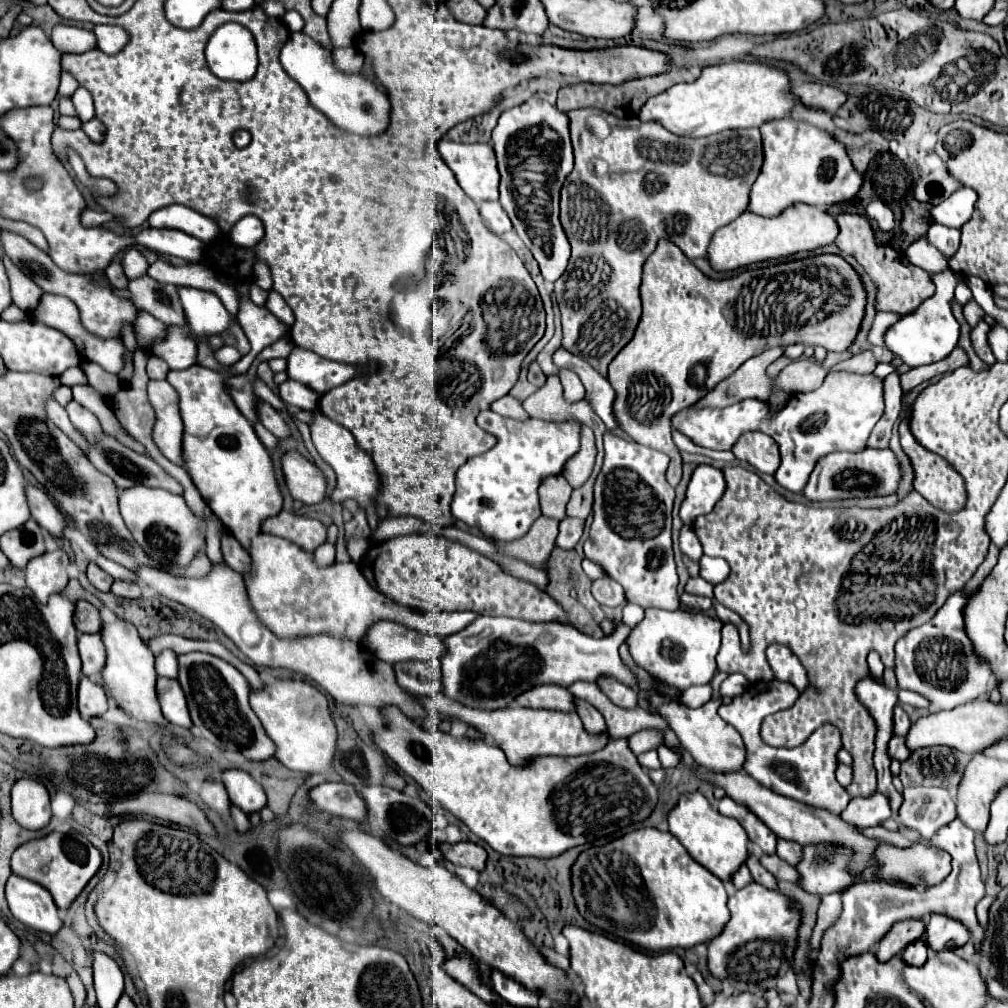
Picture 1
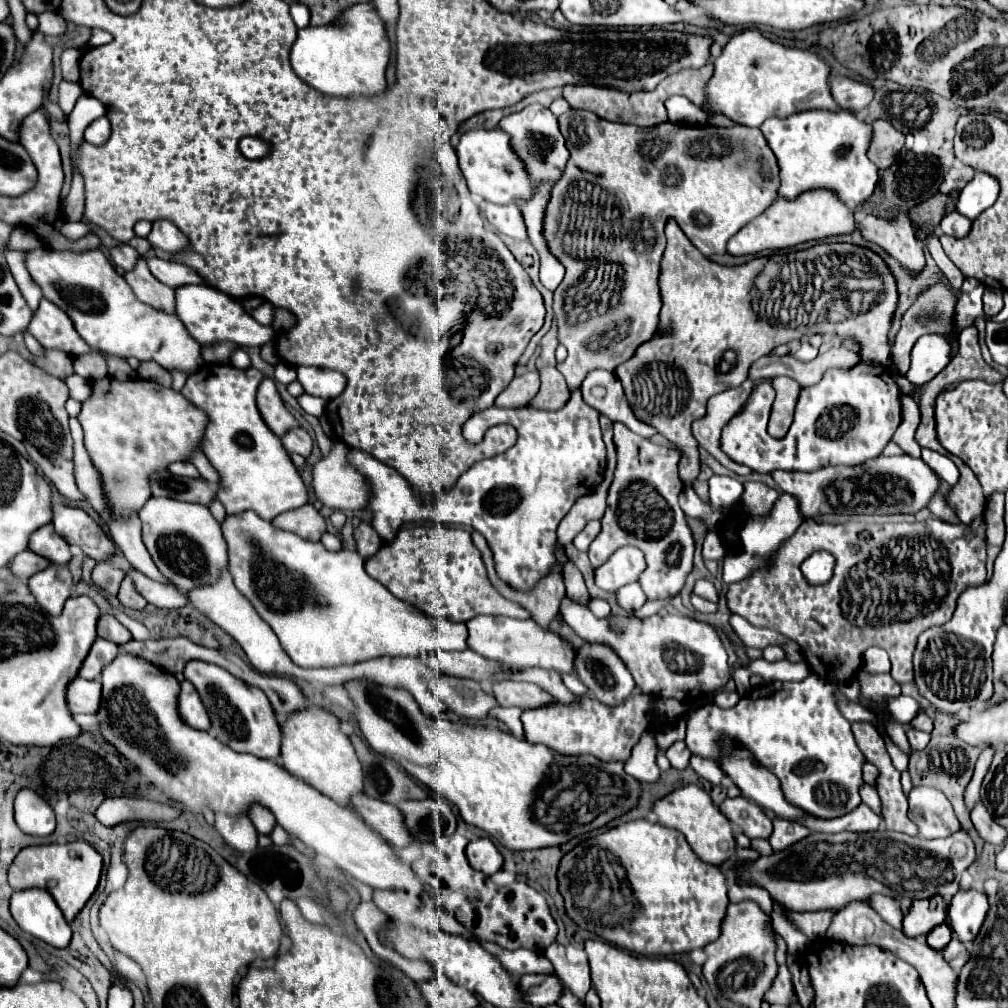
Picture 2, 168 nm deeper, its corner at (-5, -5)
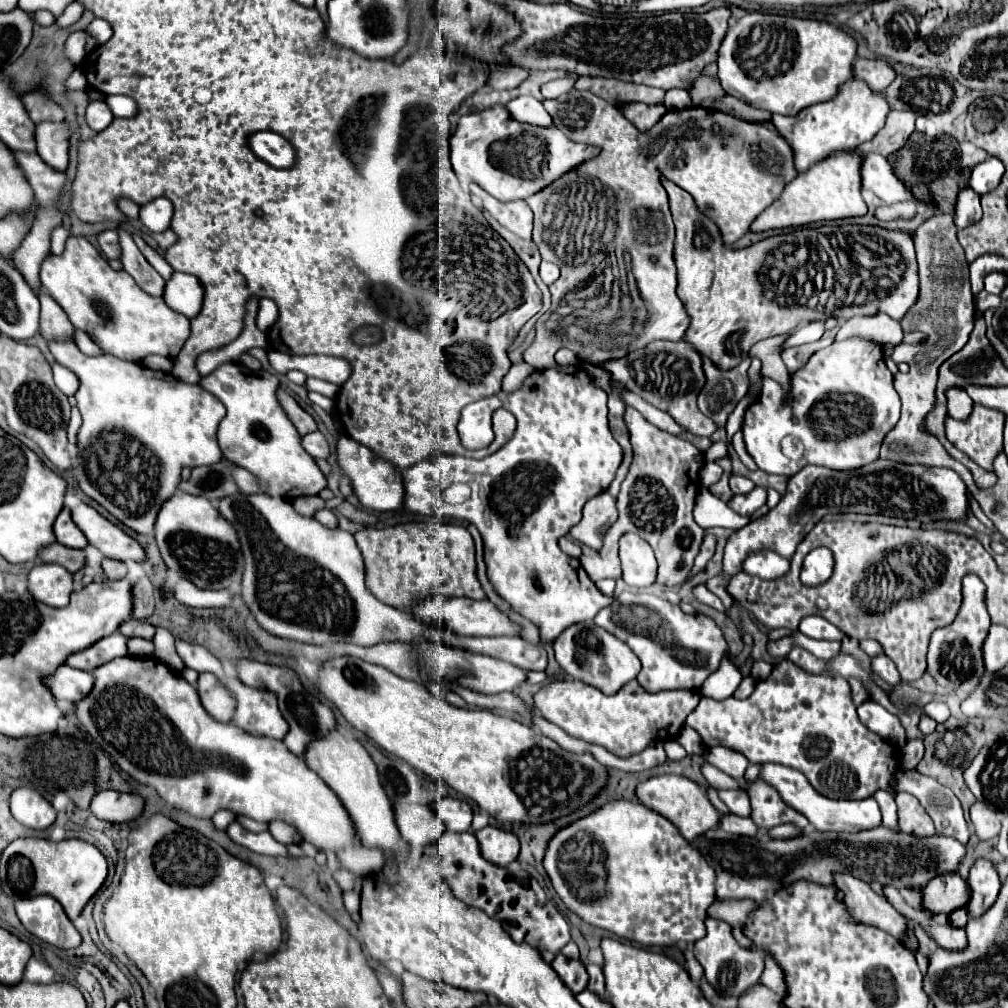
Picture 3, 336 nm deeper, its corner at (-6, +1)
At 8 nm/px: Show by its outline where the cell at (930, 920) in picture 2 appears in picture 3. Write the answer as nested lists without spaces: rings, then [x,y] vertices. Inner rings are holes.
[[[945,872],[925,886],[925,910],[931,914],[951,914],[969,902],[969,886],[957,872]]]

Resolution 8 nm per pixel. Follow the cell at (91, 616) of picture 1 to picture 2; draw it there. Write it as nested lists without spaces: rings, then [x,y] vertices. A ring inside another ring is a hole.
[[[102,614],[98,618],[98,626],[96,626],[96,634],[104,640],[110,640],[114,644],[126,644],[128,640],[132,640],[130,632],[110,614]]]

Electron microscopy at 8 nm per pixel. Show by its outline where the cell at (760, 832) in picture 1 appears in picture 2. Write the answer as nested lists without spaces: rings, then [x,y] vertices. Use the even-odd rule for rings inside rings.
[[[742,796],[726,798],[720,808],[724,816],[732,824],[736,824],[750,840],[754,838],[768,840],[772,836],[772,820],[764,814],[760,806],[754,806],[750,800],[744,800]]]

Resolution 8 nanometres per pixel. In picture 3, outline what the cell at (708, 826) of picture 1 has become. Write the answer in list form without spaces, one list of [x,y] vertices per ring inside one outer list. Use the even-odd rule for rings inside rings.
[[[675,774],[651,776],[649,780],[637,784],[635,794],[641,804],[663,814],[667,820],[671,820],[681,830],[681,836],[689,842],[693,842],[693,838],[697,838],[697,834],[703,834],[705,830],[717,826],[721,820],[721,814],[707,800],[705,788],[701,788],[699,784],[695,784],[693,780],[689,780],[685,776],[675,776]]]

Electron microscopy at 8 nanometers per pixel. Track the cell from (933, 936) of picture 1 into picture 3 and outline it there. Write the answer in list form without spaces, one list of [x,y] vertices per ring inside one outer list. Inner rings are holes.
[[[981,858],[971,868],[967,882],[969,882],[969,890],[971,890],[967,910],[969,910],[969,916],[977,918],[995,904],[997,894],[1001,890],[1001,878],[995,870],[995,864]]]

